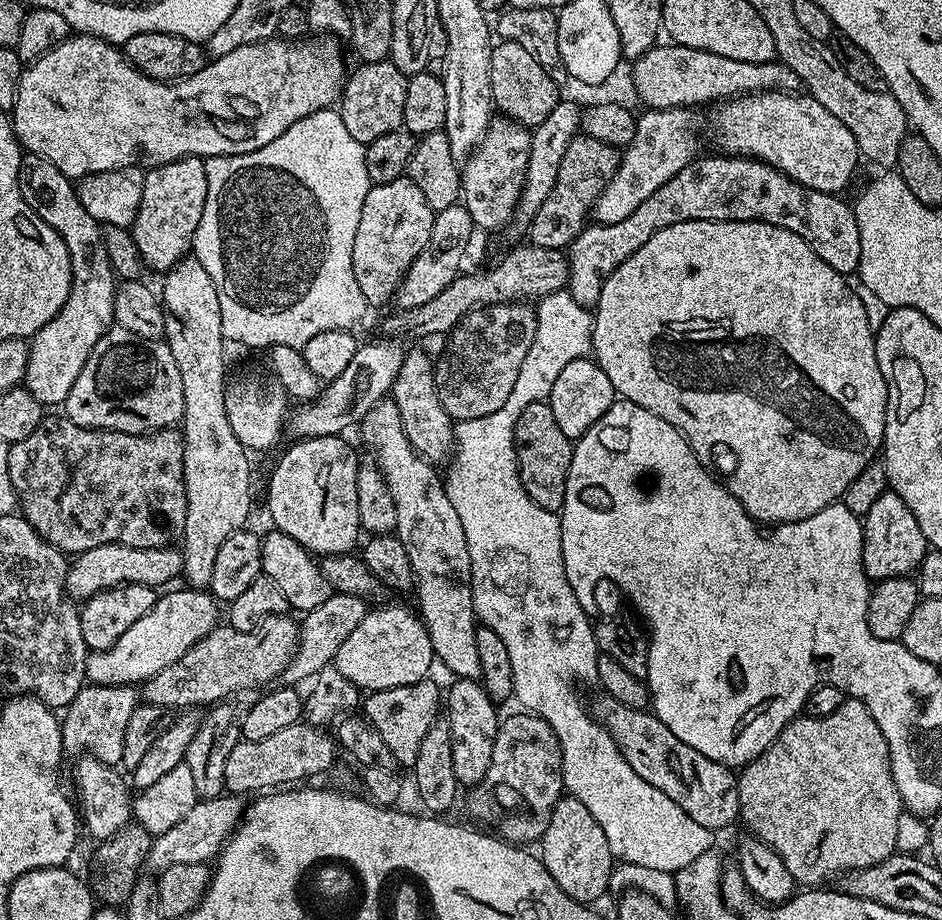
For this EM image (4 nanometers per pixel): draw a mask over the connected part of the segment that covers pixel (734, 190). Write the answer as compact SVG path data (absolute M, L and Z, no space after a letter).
M719 154L720 156L704 156L687 164L670 182L658 186L634 214L622 218L622 222L613 224L589 223L574 238L574 242L566 249L568 257L568 287L566 289L574 302L582 307L591 309L598 302L598 294L606 282L606 278L614 269L620 268L638 246L646 246L658 230L666 230L666 226L674 226L678 222L687 220L761 220L774 226L782 226L782 230L790 230L798 234L826 262L826 266L834 266L834 270L845 274L855 273L860 267L860 255L862 254L862 238L858 234L858 222L851 203L848 204L839 195L823 192L822 190L810 190L802 186L797 180L792 180L786 174L782 174L774 166L764 164L761 160L753 160L751 156L737 156L735 154Z

